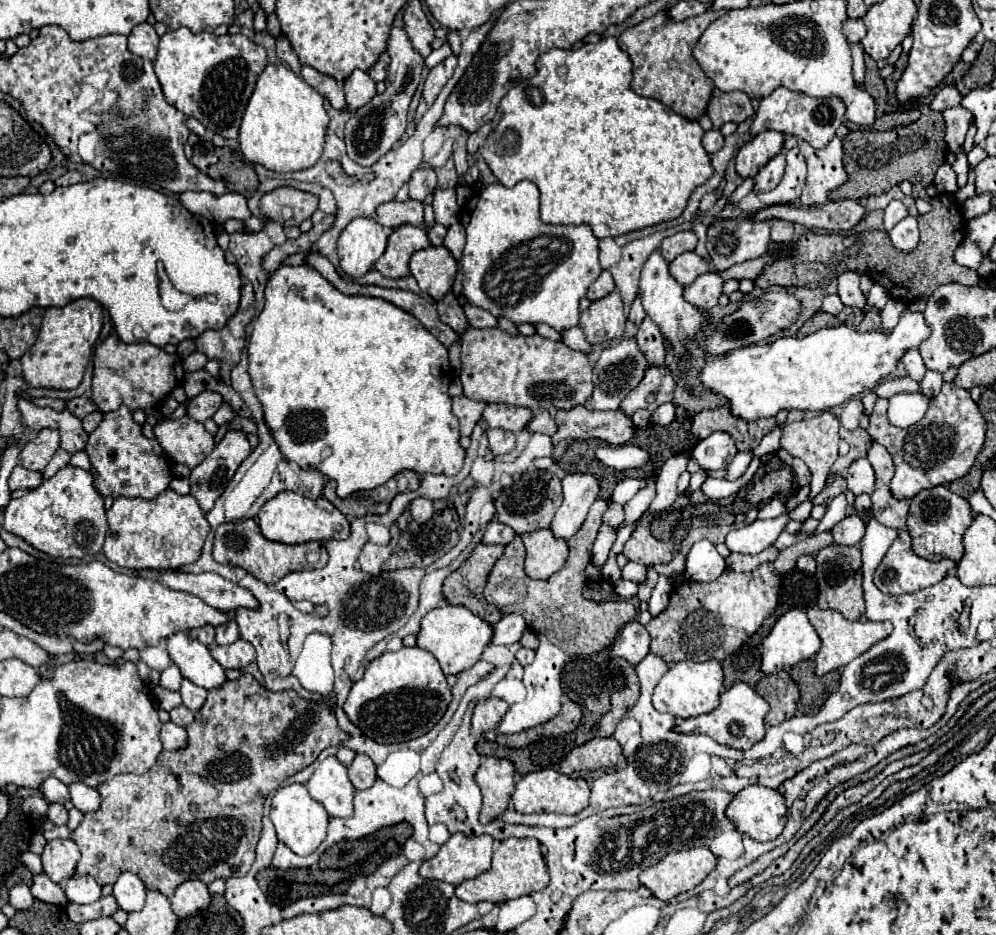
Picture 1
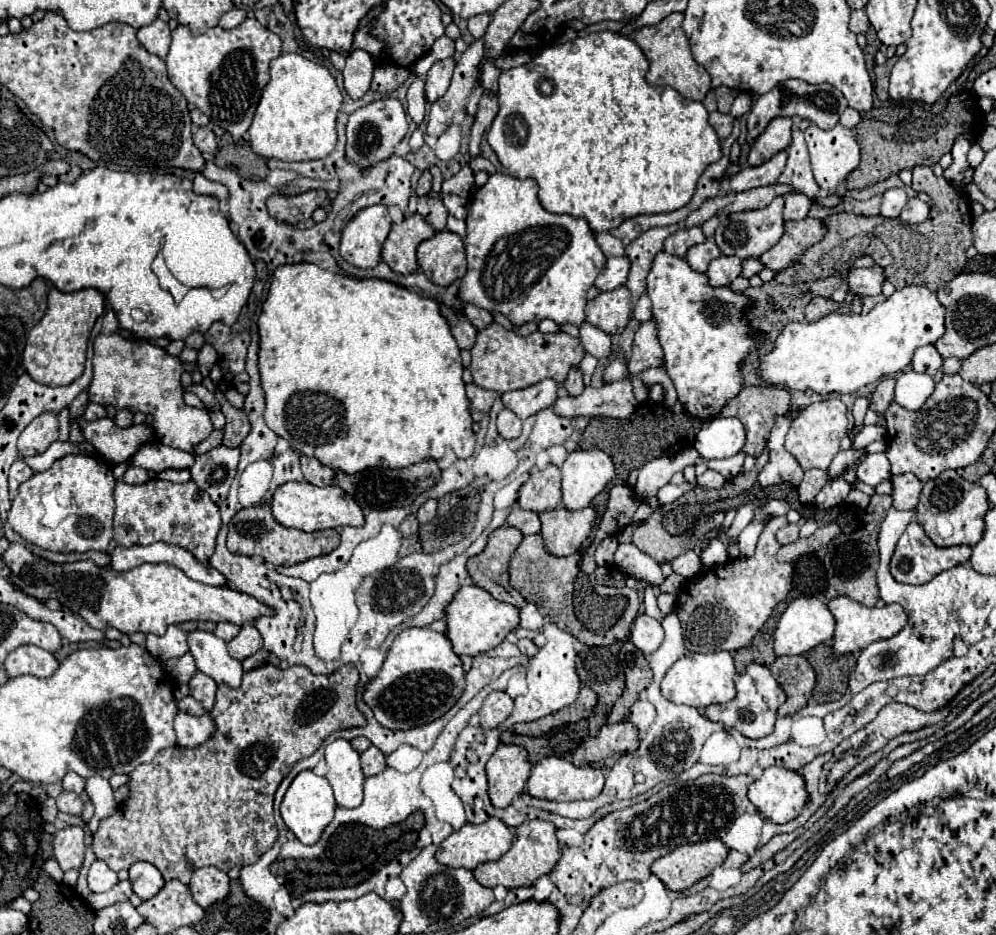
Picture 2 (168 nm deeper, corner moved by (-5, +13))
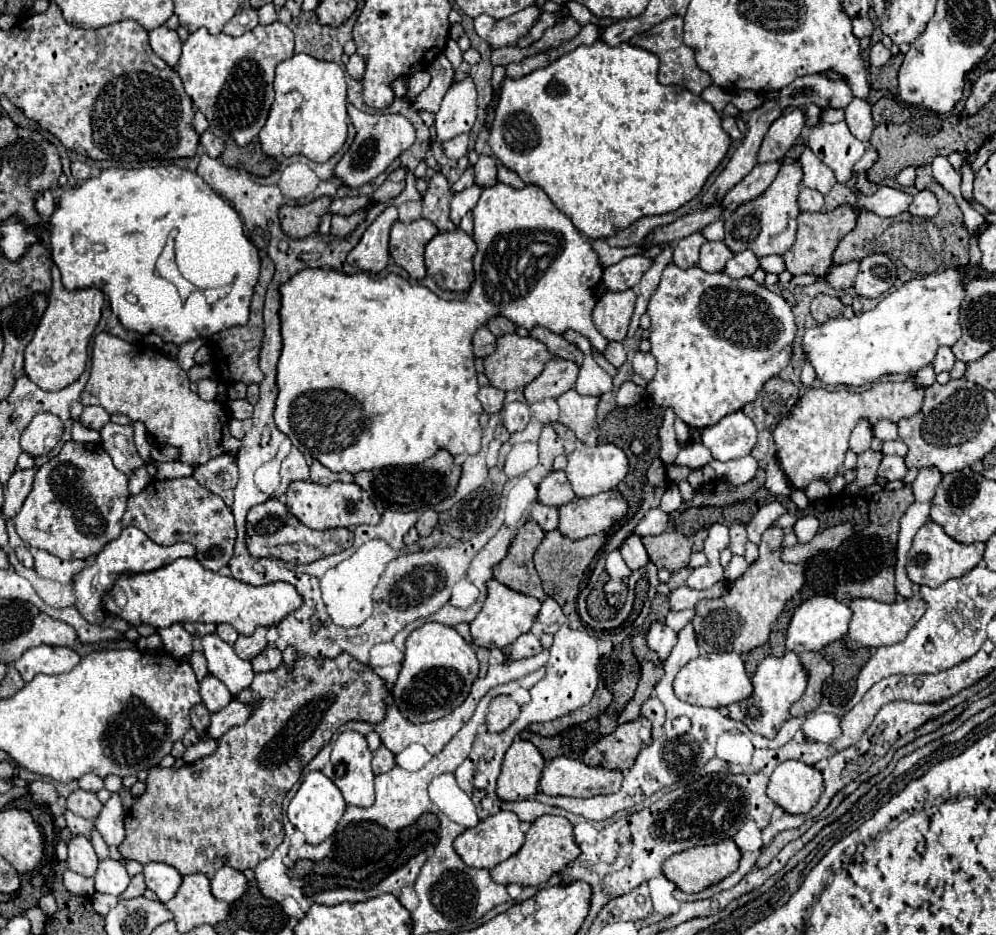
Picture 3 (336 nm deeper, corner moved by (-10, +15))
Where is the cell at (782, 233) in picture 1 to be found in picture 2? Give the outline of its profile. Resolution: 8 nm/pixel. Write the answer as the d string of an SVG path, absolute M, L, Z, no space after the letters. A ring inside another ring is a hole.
M788 193L784 195L786 207L784 207L784 219L792 221L792 219L804 219L812 207L812 201L804 195L804 193Z

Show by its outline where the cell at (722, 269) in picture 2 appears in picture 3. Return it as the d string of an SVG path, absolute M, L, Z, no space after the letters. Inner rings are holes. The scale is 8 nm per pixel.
M741 251L741 253L735 253L727 261L723 273L733 277L733 279L739 279L739 277L745 277L745 275L753 275L757 269L759 269L757 257L753 253L749 253L749 251Z

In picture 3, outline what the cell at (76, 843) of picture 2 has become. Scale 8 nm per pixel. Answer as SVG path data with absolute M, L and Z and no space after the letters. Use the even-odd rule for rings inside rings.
M73 835L71 841L67 843L67 849L69 849L69 857L67 857L69 869L79 875L93 877L99 861L97 861L97 855L93 851L91 841L83 835Z

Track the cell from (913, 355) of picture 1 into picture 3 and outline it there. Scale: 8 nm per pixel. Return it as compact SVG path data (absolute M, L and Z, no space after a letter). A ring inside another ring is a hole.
M939 347L931 365L933 365L935 373L941 373L941 371L951 371L953 369L953 363L955 363L953 351L949 347Z

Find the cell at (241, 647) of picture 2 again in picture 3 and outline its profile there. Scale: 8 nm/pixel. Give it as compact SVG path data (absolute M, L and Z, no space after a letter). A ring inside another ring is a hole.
M257 627L255 629L255 633L253 635L239 635L239 639L235 641L235 645L233 645L233 649L235 649L235 653L241 657L241 659L253 659L255 655L259 655L265 647L267 647L267 639L265 639L265 635L267 635L267 627Z

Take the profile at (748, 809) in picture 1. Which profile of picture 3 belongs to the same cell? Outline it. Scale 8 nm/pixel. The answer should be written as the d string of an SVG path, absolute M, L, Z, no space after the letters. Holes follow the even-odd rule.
M783 761L771 773L767 795L789 815L803 815L813 809L823 793L823 777L801 761Z

